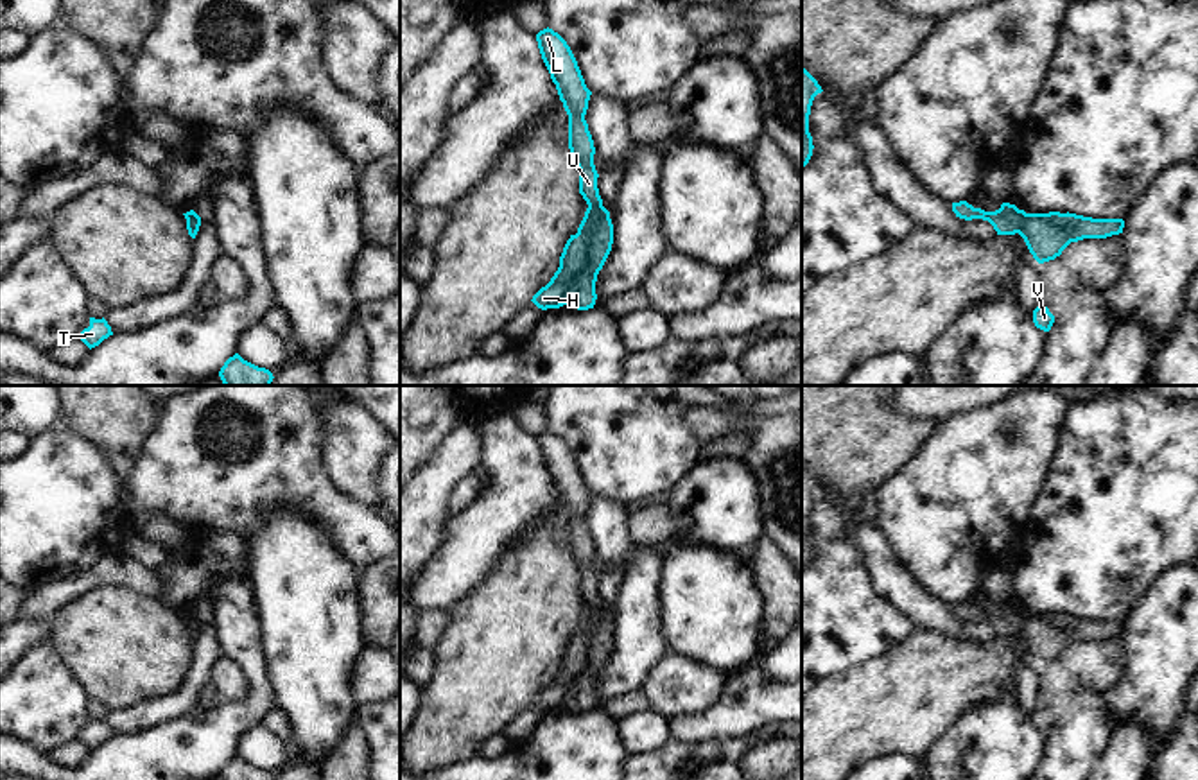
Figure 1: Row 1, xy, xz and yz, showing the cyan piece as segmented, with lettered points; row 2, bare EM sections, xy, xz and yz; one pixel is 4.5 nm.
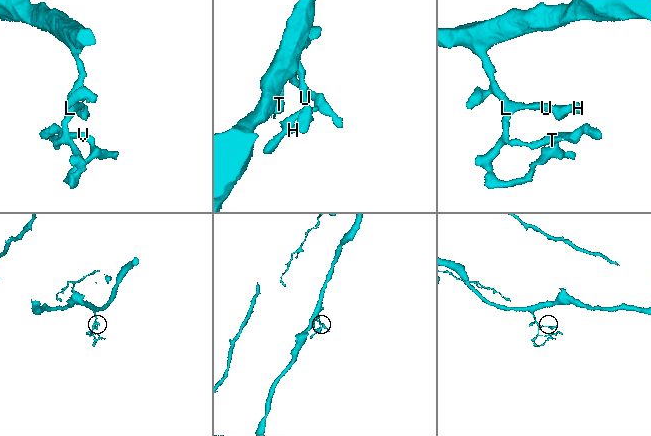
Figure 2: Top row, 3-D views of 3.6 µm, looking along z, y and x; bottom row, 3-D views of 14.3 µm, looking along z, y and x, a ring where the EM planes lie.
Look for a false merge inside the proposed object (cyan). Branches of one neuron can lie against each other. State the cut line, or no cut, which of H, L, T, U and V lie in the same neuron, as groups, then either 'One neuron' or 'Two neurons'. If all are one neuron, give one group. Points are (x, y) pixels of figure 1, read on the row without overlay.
Split along yz (1026, 615), (1017, 633). Groups: H / L T U V. Two neurons

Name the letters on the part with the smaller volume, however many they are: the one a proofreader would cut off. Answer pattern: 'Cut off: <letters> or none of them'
Cut off: H

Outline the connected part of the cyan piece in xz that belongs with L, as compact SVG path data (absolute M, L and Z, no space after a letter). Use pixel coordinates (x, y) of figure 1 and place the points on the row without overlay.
M547 429L536 436L536 443L569 516L569 550L579 570L579 595L588 608L599 608L603 601L597 590L599 576L594 567L595 549L585 522L592 493L585 486L570 448L558 434Z

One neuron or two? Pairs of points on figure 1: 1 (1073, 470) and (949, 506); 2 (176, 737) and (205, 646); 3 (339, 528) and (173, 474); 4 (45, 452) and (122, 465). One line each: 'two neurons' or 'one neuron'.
1: two neurons
2: two neurons
3: one neuron
4: two neurons

